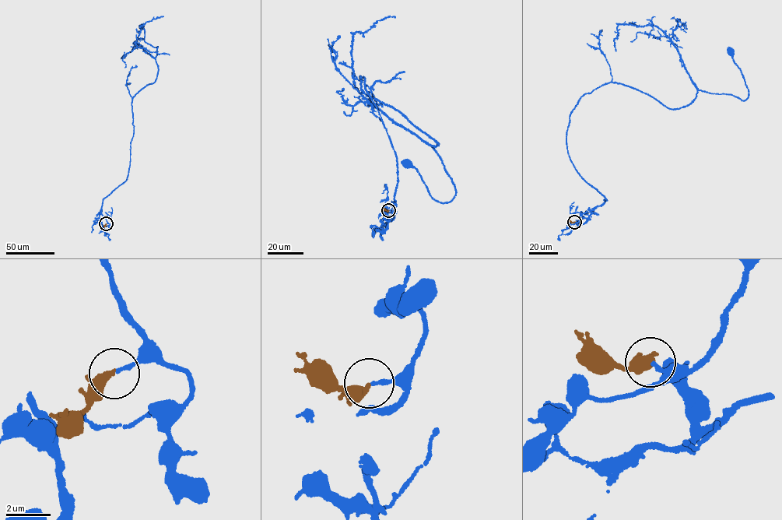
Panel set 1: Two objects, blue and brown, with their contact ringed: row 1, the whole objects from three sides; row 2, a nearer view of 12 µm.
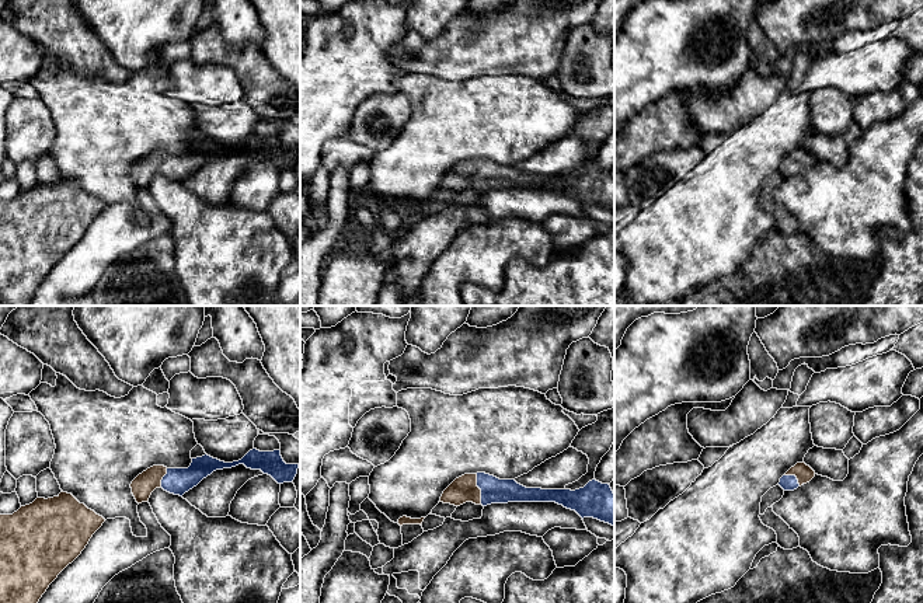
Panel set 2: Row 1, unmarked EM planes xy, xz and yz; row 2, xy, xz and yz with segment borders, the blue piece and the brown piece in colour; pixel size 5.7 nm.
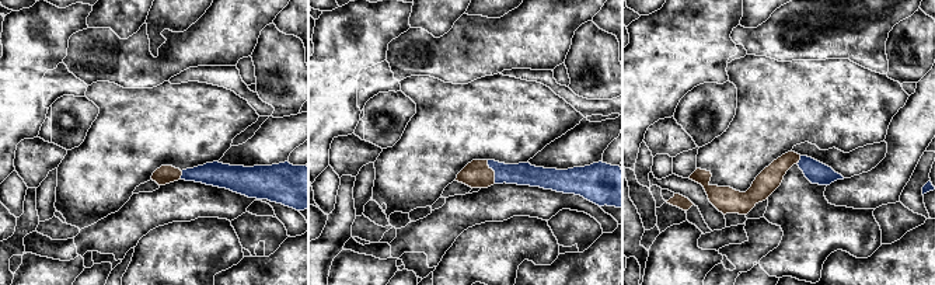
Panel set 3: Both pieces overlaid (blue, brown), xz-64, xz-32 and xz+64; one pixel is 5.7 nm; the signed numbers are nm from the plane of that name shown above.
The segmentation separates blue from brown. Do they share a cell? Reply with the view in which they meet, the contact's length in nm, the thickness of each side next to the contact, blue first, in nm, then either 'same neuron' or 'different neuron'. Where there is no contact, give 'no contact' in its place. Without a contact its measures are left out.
xz | 180 nm | 140/150 nm | same neuron

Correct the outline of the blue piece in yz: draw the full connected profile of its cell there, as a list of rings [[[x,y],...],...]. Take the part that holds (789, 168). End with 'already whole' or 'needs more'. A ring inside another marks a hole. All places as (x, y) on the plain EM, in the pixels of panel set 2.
[[[804,147],[791,153],[781,164],[779,171],[784,177],[794,177],[802,170],[809,168],[815,163],[815,157]]] | needs more

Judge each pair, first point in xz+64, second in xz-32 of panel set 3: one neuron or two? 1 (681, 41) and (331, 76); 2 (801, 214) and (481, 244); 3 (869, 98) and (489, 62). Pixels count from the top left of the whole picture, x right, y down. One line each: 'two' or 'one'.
1: one
2: one
3: two

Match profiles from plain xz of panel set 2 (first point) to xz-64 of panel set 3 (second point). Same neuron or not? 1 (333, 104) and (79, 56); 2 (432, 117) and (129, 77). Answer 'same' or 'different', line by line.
1: different
2: different

